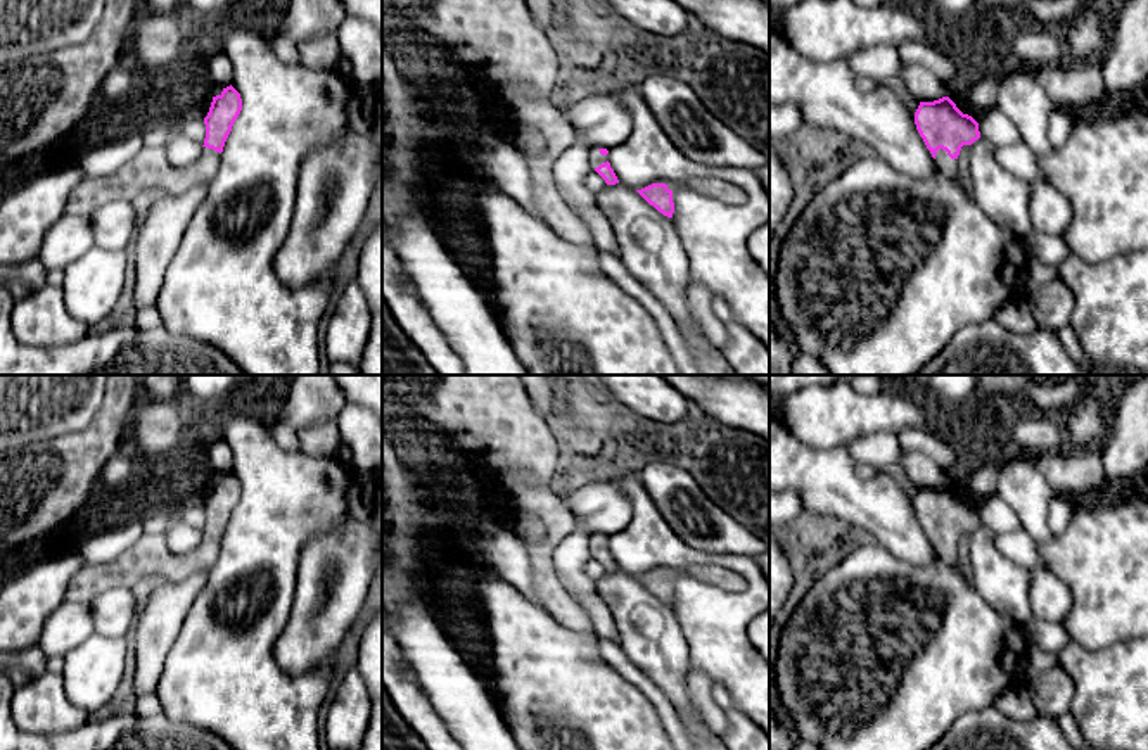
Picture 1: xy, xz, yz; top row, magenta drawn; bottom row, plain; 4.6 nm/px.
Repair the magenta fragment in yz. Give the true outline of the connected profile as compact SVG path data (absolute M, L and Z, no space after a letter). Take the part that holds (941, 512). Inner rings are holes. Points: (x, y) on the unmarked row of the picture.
M942 484L920 489L915 512L935 551L949 567L954 567L961 534L980 525L979 510L963 501L949 484Z

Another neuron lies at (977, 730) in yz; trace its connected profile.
M996 707L970 710L930 750L1075 750L1053 717L1013 721Z

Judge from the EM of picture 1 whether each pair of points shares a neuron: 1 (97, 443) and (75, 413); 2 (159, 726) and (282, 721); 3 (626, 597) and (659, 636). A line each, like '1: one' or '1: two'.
1: two
2: two
3: one

